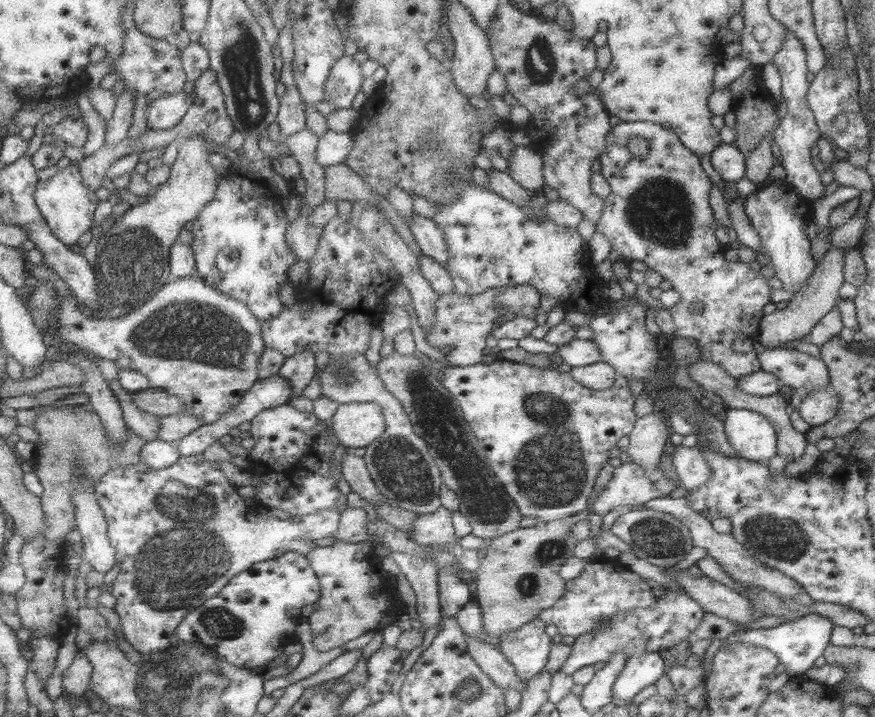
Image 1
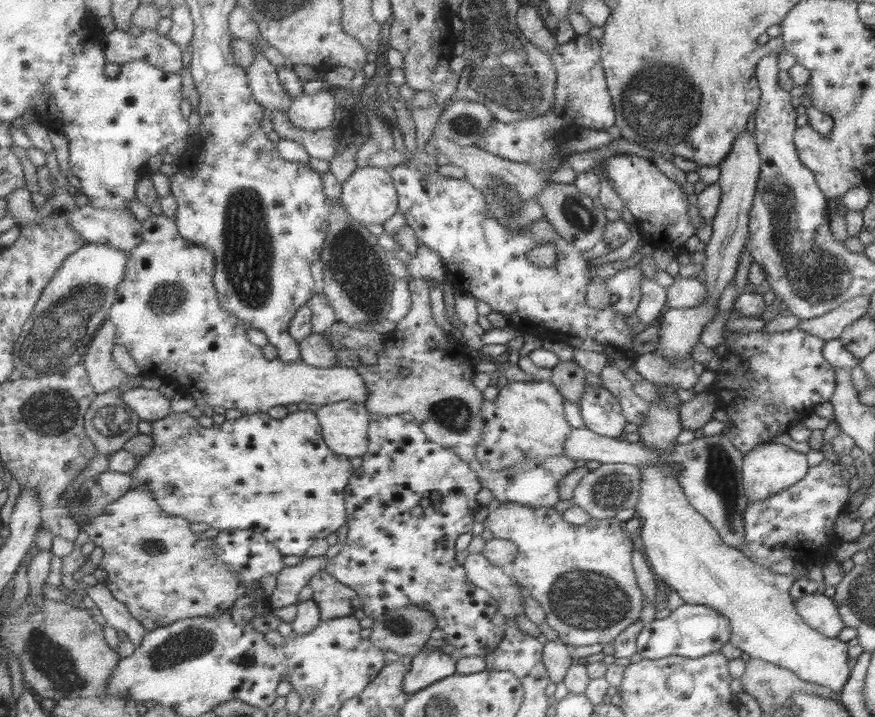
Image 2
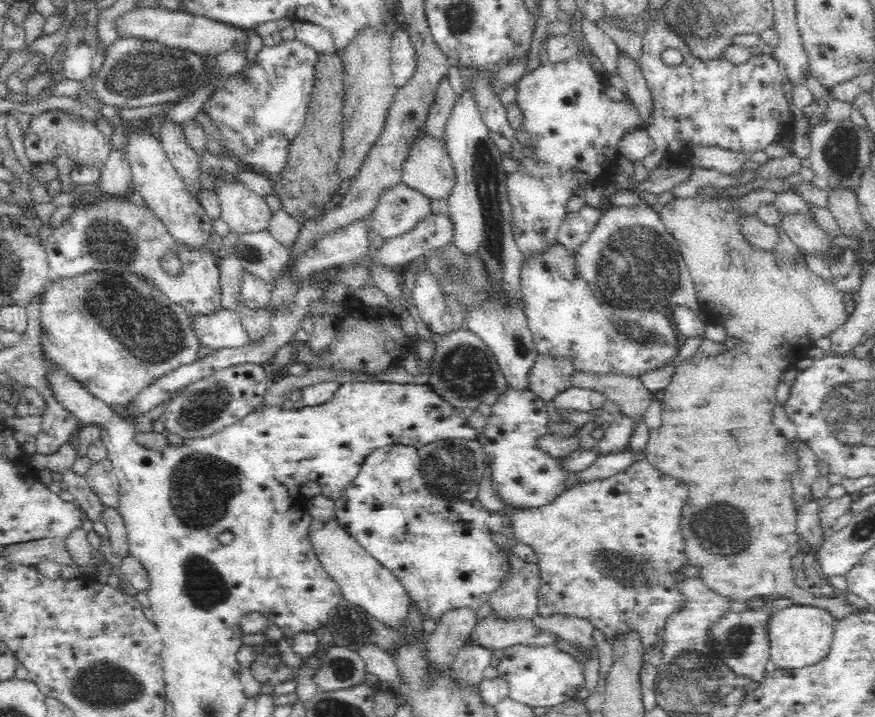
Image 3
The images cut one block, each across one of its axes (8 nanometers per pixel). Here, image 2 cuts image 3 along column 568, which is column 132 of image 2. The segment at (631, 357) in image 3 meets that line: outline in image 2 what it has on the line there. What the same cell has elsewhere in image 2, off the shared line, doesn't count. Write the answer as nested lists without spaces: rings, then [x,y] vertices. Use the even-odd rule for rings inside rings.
[[[151,216],[143,222],[142,235],[144,236],[143,242],[130,251],[130,259],[128,265],[128,274],[125,275],[125,281],[121,283],[120,289],[117,290],[119,297],[115,305],[110,310],[111,321],[116,325],[116,344],[125,346],[127,350],[133,355],[135,362],[143,370],[144,378],[159,378],[165,383],[172,383],[175,386],[185,386],[187,394],[197,404],[196,408],[204,411],[205,408],[211,409],[222,407],[223,409],[237,409],[245,415],[255,413],[268,413],[275,406],[287,406],[289,404],[299,404],[300,402],[308,405],[315,404],[319,406],[333,405],[341,401],[352,401],[358,404],[366,405],[370,396],[369,388],[365,382],[364,375],[359,370],[349,367],[335,366],[333,368],[316,367],[306,363],[304,360],[295,362],[285,362],[281,359],[271,360],[264,355],[264,347],[257,346],[249,340],[249,328],[251,325],[243,320],[237,318],[236,314],[229,312],[221,306],[221,300],[217,296],[217,288],[213,282],[215,278],[217,262],[215,256],[211,251],[207,250],[203,245],[183,238],[180,233],[180,227],[175,219],[169,219],[167,216]]]

